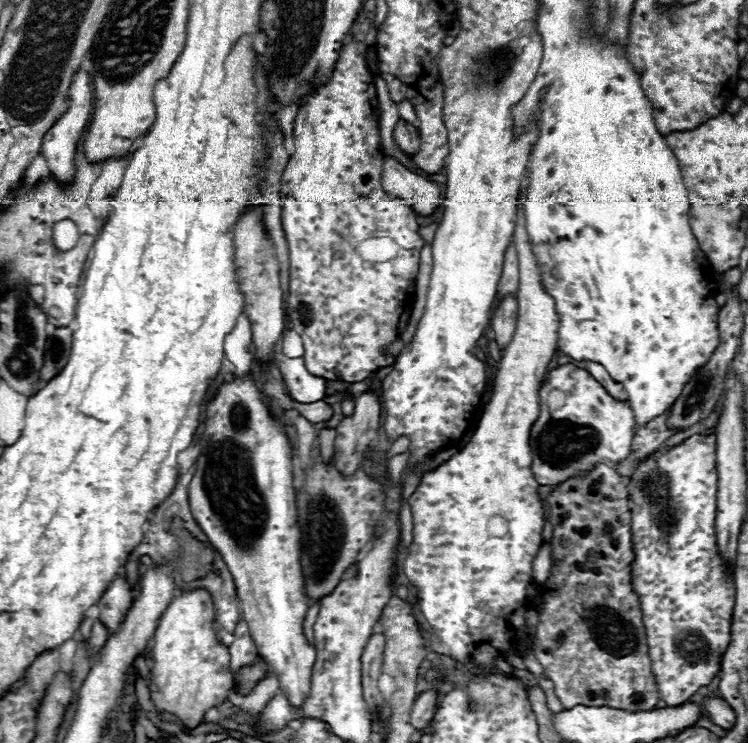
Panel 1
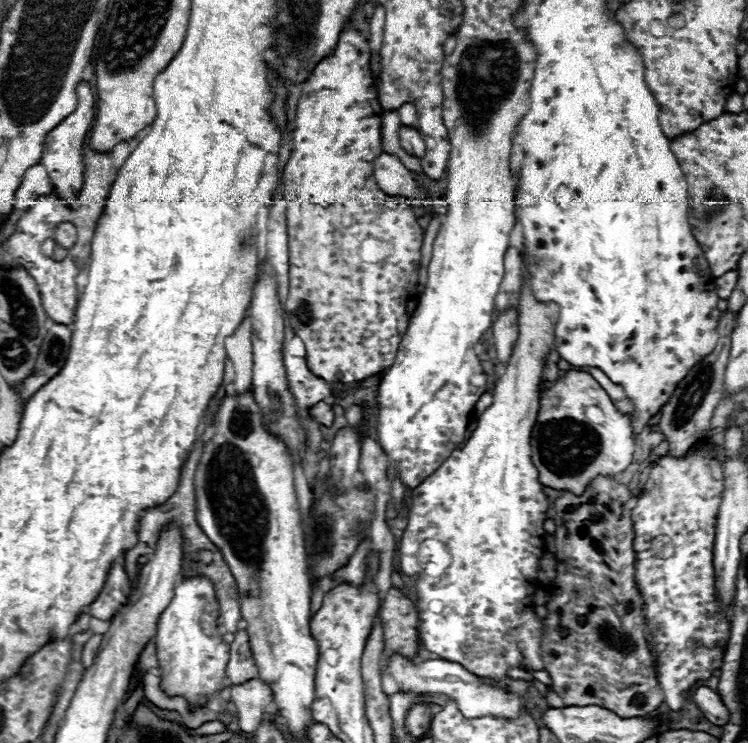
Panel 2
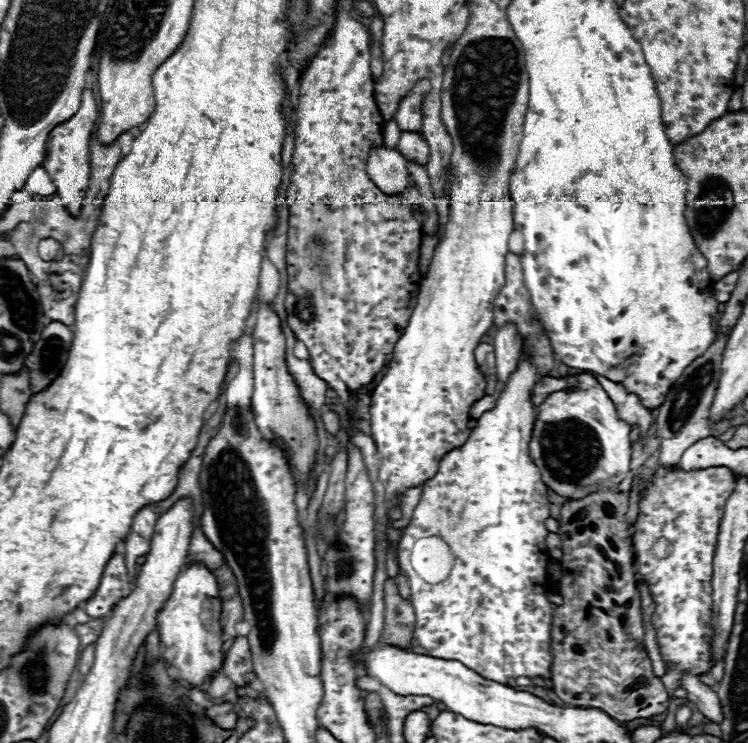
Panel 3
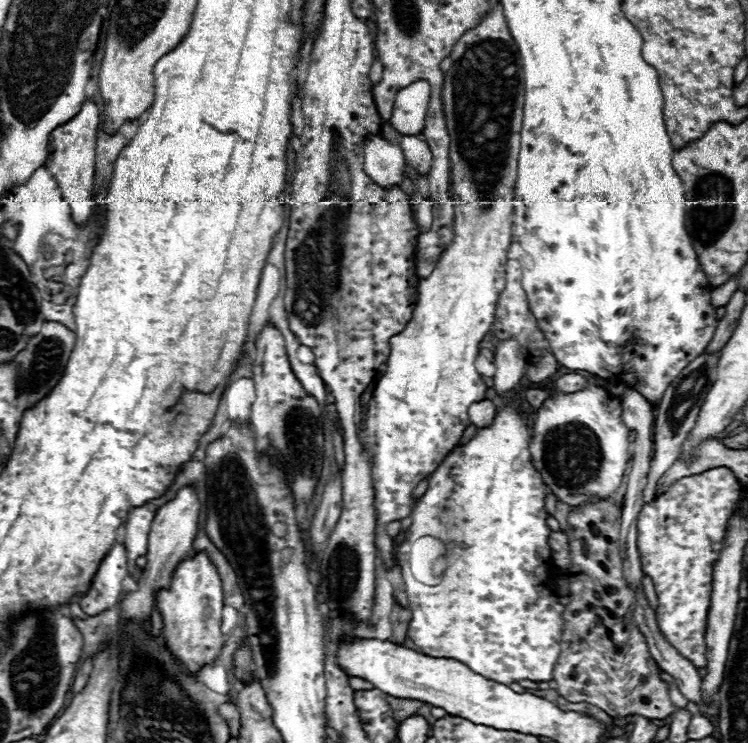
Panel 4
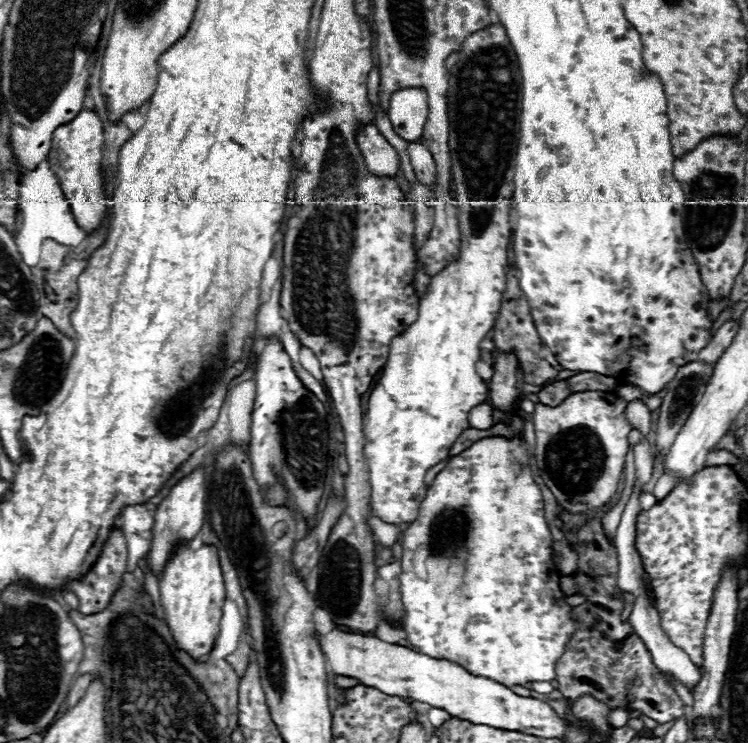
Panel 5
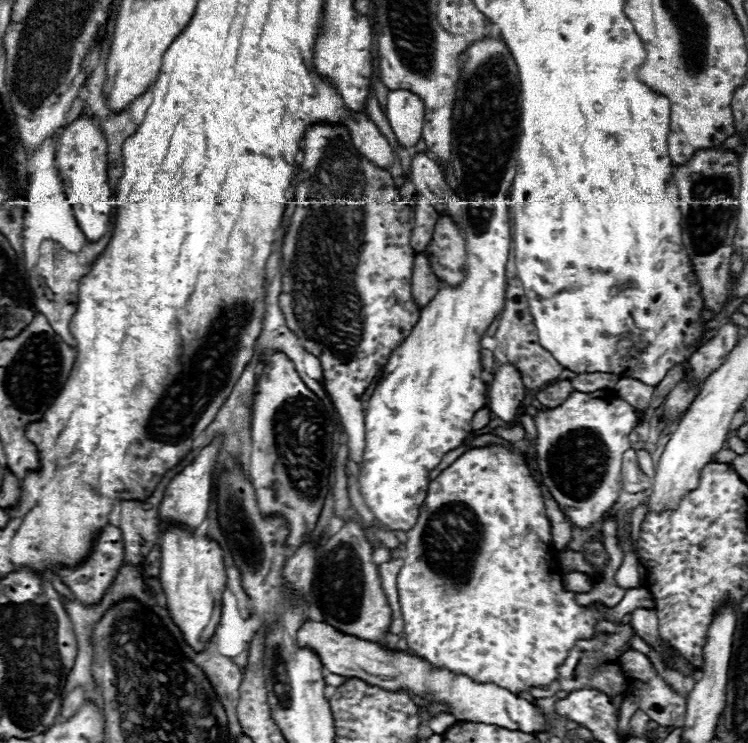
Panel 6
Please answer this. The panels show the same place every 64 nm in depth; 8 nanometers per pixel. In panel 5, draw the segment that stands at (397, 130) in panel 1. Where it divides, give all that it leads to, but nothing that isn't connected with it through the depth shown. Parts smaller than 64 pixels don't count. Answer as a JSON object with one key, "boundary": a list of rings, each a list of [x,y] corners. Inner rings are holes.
{"boundary":[[[408,142],[406,152],[410,156],[416,178],[426,186],[428,192],[432,192],[432,182],[436,178],[436,164],[430,150],[422,142]]]}

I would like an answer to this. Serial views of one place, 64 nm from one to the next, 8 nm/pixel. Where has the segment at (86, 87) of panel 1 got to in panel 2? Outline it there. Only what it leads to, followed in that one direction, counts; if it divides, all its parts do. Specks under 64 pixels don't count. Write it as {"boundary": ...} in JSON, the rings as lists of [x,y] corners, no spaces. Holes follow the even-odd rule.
{"boundary":[[[82,80],[76,86],[76,96],[78,96],[78,104],[76,110],[72,114],[68,114],[56,128],[52,128],[44,140],[44,154],[42,154],[42,164],[46,166],[50,180],[58,192],[58,196],[62,200],[74,200],[74,196],[78,194],[78,190],[82,188],[84,182],[84,164],[82,164],[82,144],[86,138],[86,132],[92,126],[94,114],[96,114],[96,104],[94,104],[94,94],[92,88],[86,80]]]}

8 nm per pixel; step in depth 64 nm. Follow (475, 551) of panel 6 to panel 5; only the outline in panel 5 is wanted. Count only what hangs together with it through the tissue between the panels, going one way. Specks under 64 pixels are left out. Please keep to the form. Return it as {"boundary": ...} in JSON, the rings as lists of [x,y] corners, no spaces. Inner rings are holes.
{"boundary":[[[486,436],[486,438],[478,440],[478,442],[474,442],[464,452],[460,452],[458,456],[448,458],[446,466],[436,474],[434,482],[426,490],[426,496],[424,496],[424,500],[420,504],[416,522],[412,522],[404,530],[400,564],[402,564],[400,592],[402,592],[402,602],[404,602],[404,608],[406,608],[404,632],[406,632],[406,638],[408,638],[410,646],[412,646],[412,650],[416,650],[420,654],[428,654],[432,658],[444,658],[444,660],[458,662],[470,674],[490,678],[490,680],[500,682],[500,684],[510,686],[510,688],[512,686],[526,686],[526,684],[532,684],[532,682],[550,682],[550,680],[556,678],[554,666],[560,660],[560,656],[564,654],[564,646],[570,640],[572,632],[578,628],[578,624],[570,618],[570,606],[564,602],[566,594],[562,594],[560,584],[558,584],[560,574],[556,570],[554,554],[552,554],[552,532],[550,532],[550,526],[548,526],[548,522],[544,518],[542,492],[540,492],[540,486],[532,478],[530,456],[528,456],[528,448],[526,448],[522,438]],[[422,542],[430,542],[434,546],[434,550],[436,550],[436,554],[432,558],[432,564],[428,564],[428,580],[426,582],[418,580],[414,570],[412,570],[412,554],[414,554],[416,546],[422,544]]]}

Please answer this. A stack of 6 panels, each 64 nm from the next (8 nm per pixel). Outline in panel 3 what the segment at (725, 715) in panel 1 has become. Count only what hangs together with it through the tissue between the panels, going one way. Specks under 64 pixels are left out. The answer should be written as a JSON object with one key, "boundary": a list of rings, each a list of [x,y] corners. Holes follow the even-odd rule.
{"boundary":[[[682,676],[682,688],[688,692],[688,700],[696,704],[696,708],[710,720],[710,722],[716,722],[720,724],[724,720],[724,714],[722,714],[722,706],[720,706],[720,700],[716,696],[716,692],[702,684],[696,676]]]}

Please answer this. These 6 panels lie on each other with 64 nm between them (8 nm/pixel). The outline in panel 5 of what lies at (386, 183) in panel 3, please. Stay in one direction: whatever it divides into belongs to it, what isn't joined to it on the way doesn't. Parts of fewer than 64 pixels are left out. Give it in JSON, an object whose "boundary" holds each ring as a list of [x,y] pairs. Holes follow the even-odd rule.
{"boundary":[[[364,126],[364,132],[356,134],[358,148],[368,162],[368,170],[376,176],[394,178],[400,172],[400,156],[392,144],[376,130],[376,126]]]}

